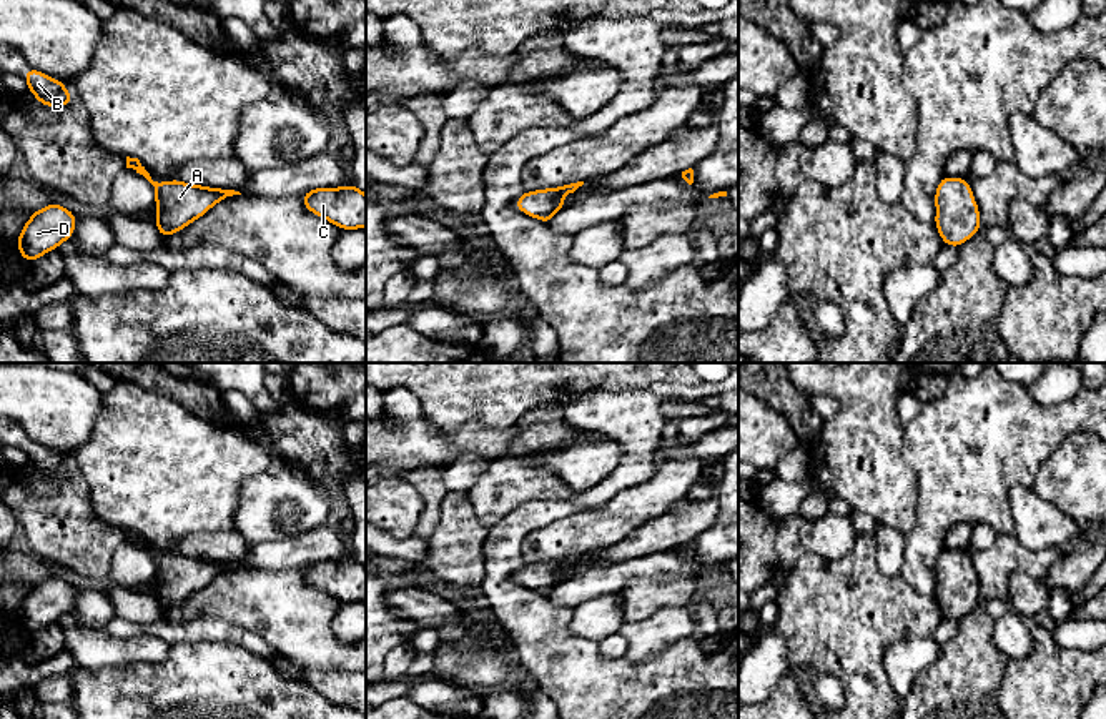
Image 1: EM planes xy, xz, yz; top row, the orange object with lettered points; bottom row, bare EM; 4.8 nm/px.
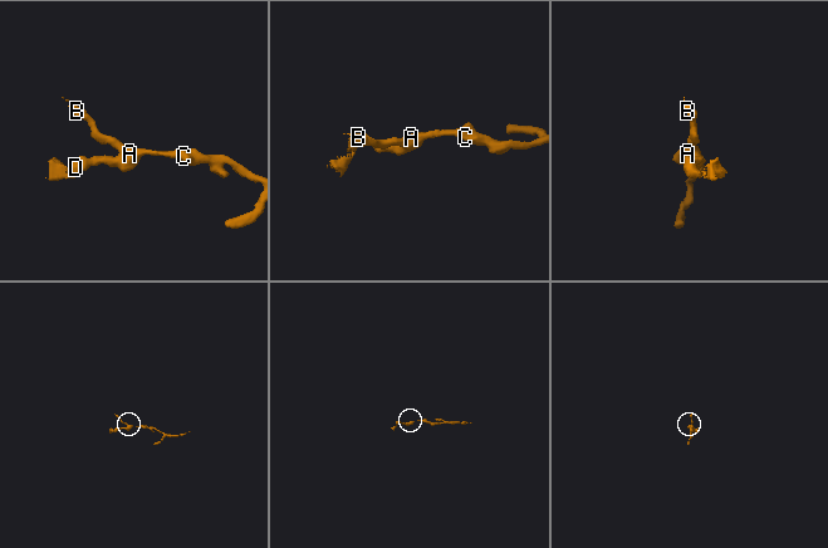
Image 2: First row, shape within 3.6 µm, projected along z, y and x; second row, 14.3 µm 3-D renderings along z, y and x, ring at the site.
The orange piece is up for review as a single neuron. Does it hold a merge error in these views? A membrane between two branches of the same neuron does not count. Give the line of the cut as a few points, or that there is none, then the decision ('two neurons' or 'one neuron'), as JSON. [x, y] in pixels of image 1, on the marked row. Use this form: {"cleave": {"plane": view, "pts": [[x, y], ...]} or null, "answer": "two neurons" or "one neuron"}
{"cleave": null, "answer": "one neuron"}

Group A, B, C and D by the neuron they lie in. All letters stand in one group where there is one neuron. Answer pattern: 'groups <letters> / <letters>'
groups A B C D

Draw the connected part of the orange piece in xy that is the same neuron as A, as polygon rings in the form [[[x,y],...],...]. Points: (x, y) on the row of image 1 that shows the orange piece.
[[[126,156],[126,168],[143,175],[155,186],[155,201],[158,205],[155,225],[160,230],[161,240],[203,216],[218,201],[233,195],[241,195],[235,190],[206,188],[180,180],[166,183],[153,181],[138,158]]]

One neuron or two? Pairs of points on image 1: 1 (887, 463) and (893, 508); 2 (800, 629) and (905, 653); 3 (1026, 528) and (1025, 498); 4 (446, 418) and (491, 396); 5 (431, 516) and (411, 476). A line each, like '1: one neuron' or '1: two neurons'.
1: one neuron
2: two neurons
3: one neuron
4: one neuron
5: one neuron

